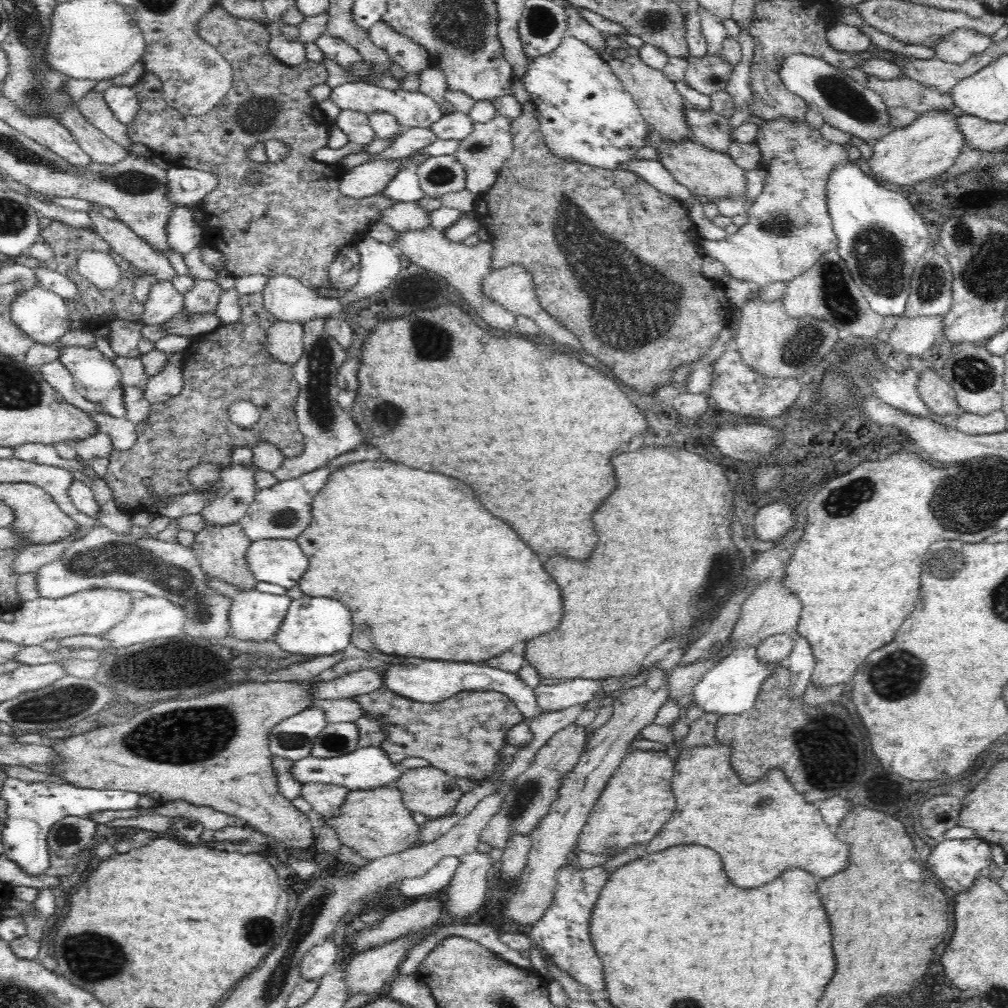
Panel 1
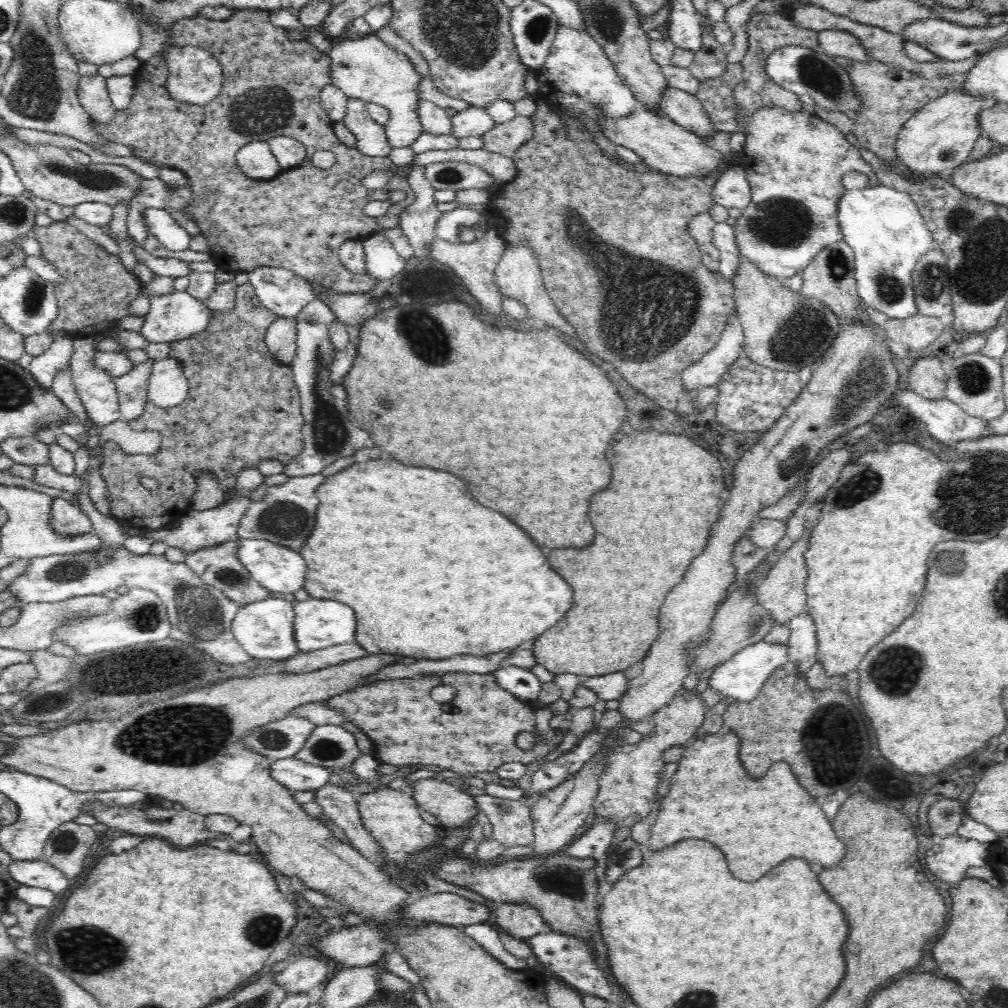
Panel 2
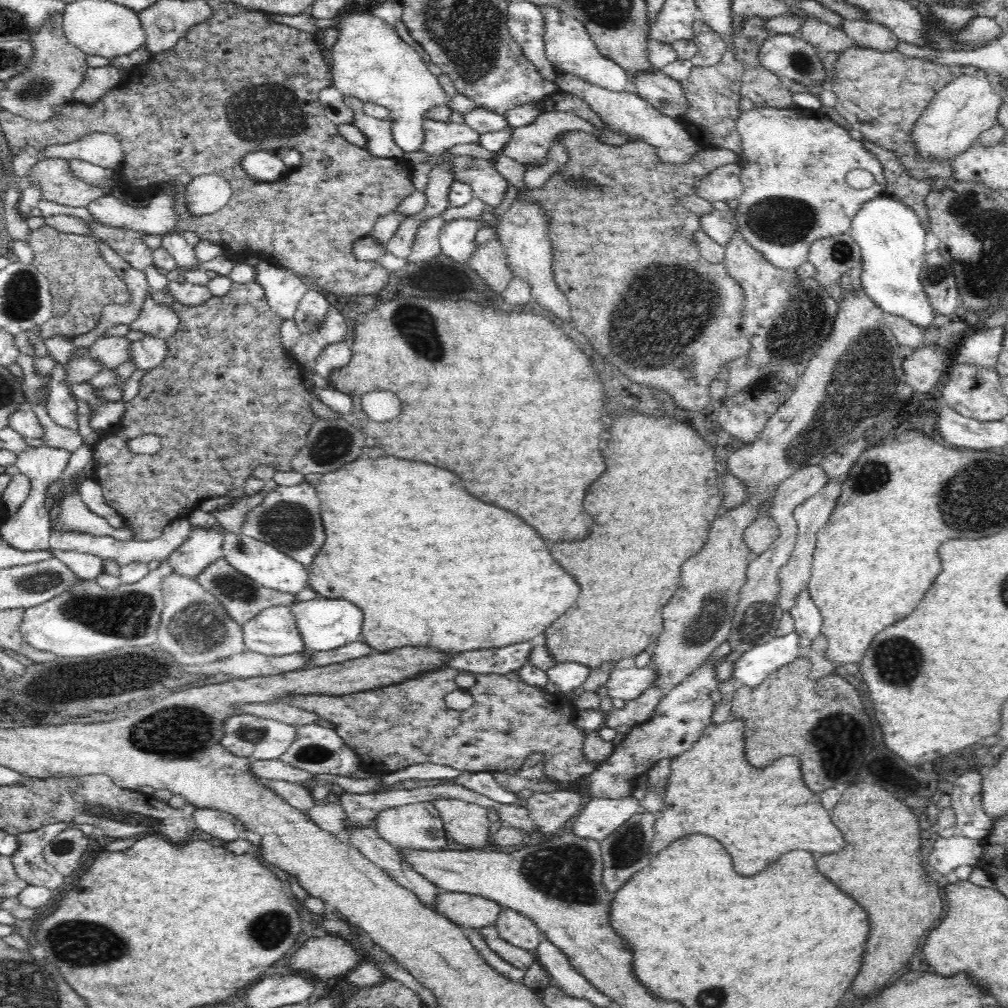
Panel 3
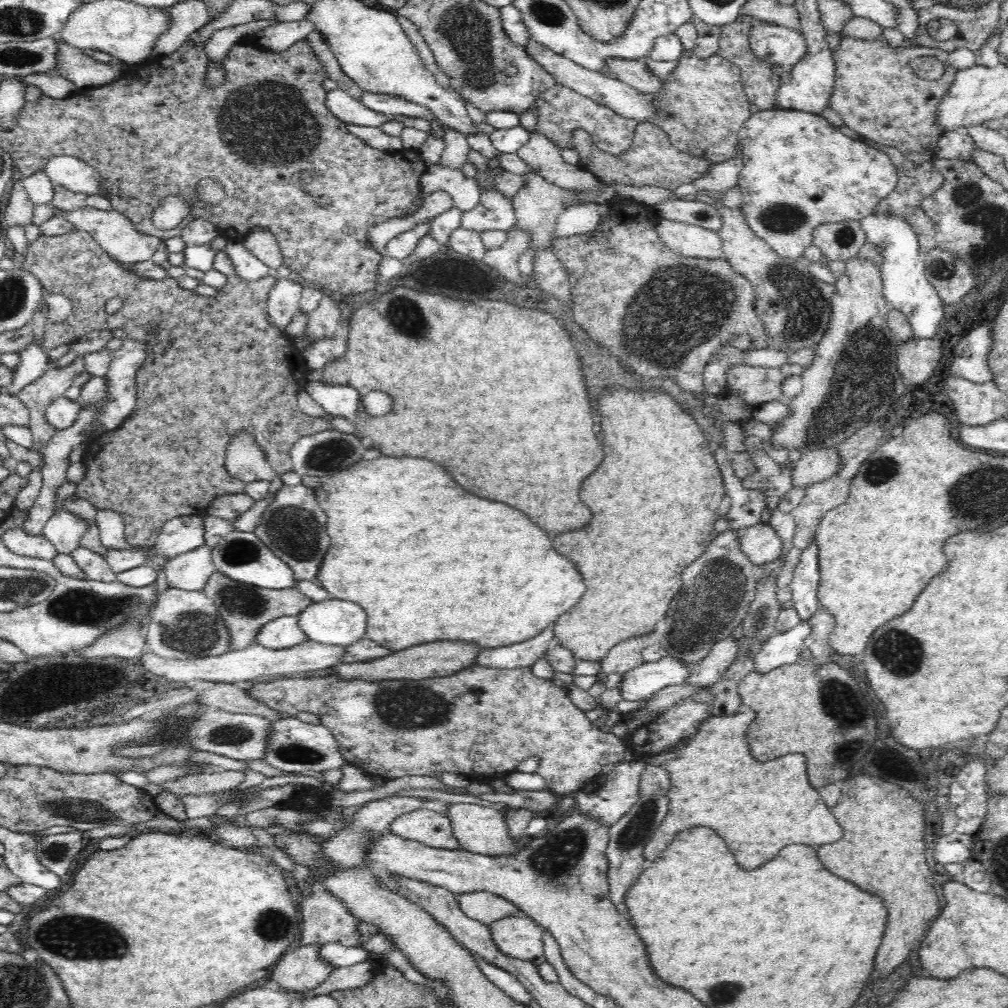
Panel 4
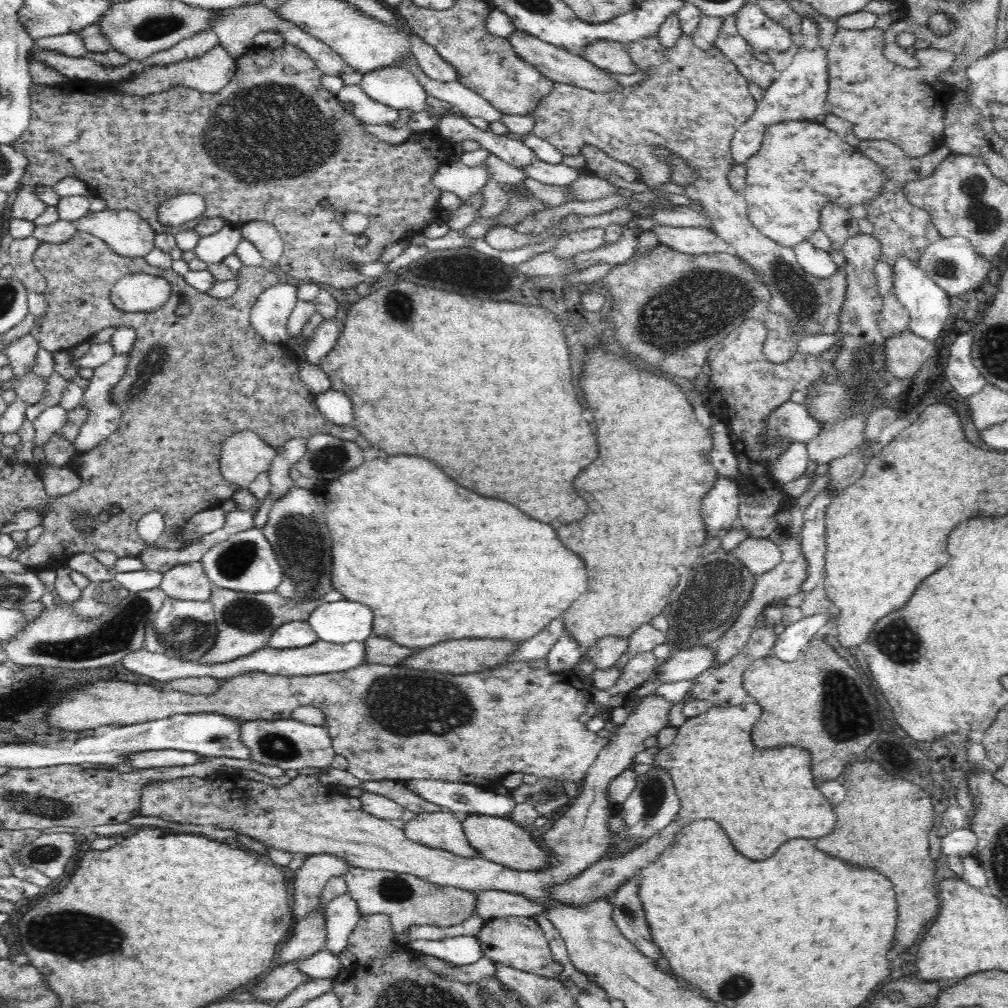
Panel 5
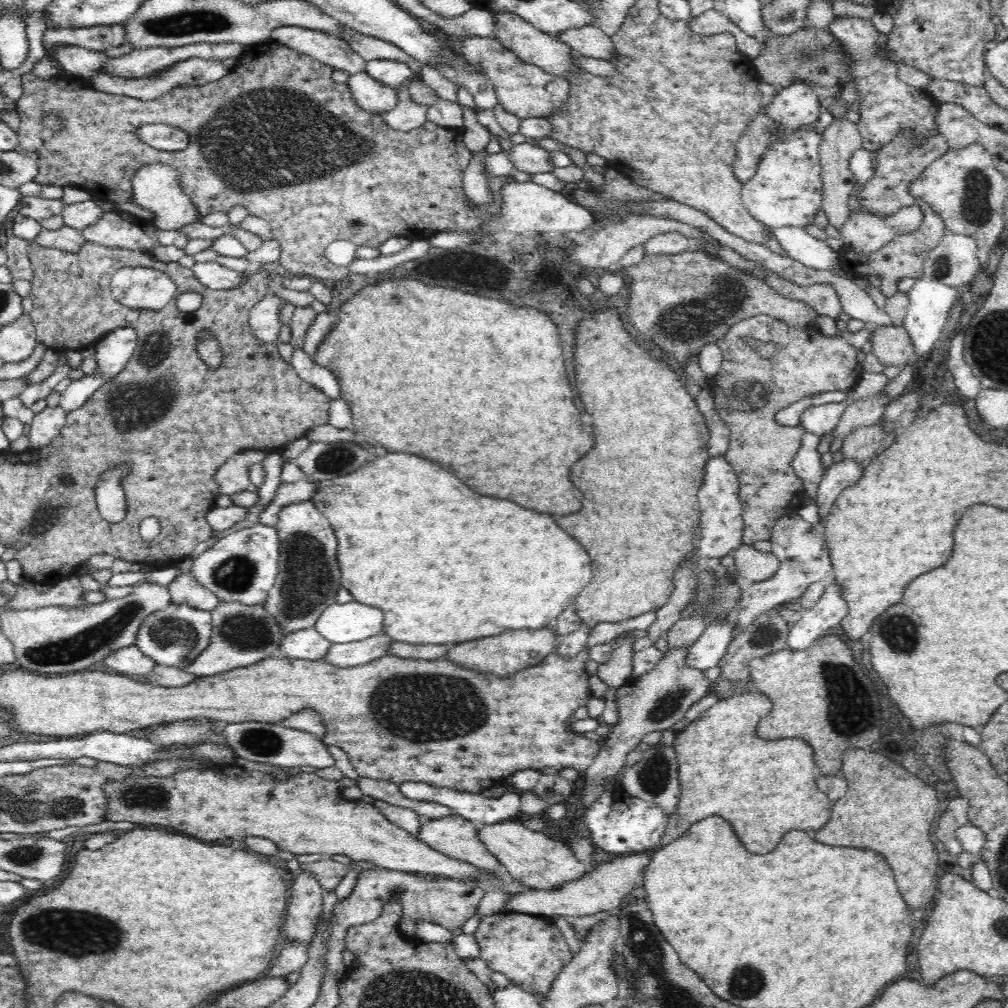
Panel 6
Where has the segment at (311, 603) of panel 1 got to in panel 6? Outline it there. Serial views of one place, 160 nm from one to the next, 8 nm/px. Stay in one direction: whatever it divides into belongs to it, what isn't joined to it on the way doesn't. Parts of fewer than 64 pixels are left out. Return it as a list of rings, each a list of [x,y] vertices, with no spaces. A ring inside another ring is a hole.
[[[358,602],[332,604],[315,622],[315,629],[333,643],[346,644],[366,640],[382,633],[384,612]]]

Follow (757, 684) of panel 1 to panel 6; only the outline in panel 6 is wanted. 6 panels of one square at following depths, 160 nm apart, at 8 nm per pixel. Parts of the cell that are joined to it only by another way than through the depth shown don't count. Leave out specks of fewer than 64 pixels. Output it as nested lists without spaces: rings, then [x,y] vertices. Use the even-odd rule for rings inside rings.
[[[835,580],[826,586],[826,592],[818,604],[810,610],[802,611],[802,616],[791,625],[786,646],[788,650],[810,648],[816,640],[839,624],[848,615],[848,603],[842,598],[840,587]]]

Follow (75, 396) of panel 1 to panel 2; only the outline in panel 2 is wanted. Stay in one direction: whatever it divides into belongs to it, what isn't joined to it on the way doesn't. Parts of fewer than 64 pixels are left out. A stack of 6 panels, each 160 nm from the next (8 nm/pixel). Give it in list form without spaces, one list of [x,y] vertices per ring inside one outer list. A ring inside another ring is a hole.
[[[59,338],[44,354],[32,358],[28,370],[45,390],[50,390],[60,370],[69,368],[72,354],[72,338]]]

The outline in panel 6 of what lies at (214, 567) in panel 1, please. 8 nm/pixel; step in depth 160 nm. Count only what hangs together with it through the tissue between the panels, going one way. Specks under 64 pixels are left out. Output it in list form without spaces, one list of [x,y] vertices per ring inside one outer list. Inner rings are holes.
[[[220,602],[212,615],[212,636],[210,644],[196,660],[185,669],[197,677],[214,676],[235,668],[247,667],[249,664],[266,658],[285,656],[279,647],[281,643],[282,625],[268,613],[262,604],[247,606],[240,602]]]

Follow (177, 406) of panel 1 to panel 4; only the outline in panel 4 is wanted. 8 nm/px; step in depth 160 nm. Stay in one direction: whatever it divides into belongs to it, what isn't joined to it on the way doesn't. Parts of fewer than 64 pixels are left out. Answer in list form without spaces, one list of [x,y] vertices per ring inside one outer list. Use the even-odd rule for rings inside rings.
[[[74,229],[73,231],[58,235],[50,236],[42,233],[34,242],[29,243],[25,252],[25,261],[23,267],[32,272],[36,278],[43,284],[43,288],[49,293],[58,293],[68,296],[72,300],[72,314],[60,323],[46,323],[44,332],[43,349],[49,351],[62,346],[62,344],[72,344],[88,332],[94,330],[114,330],[122,328],[128,338],[147,343],[147,358],[145,364],[138,369],[136,374],[135,386],[137,389],[137,400],[133,408],[132,414],[117,429],[102,432],[99,436],[88,441],[84,458],[81,461],[87,466],[87,474],[84,480],[77,484],[76,497],[90,501],[97,509],[114,510],[121,513],[124,519],[124,534],[128,544],[134,546],[151,546],[158,540],[162,526],[168,520],[176,516],[188,515],[204,515],[207,512],[208,505],[215,496],[225,494],[240,494],[245,492],[247,483],[232,477],[225,468],[226,452],[228,452],[228,444],[240,434],[240,432],[250,432],[255,438],[256,444],[264,451],[270,467],[281,475],[293,470],[291,462],[292,445],[304,436],[312,436],[318,432],[332,429],[330,421],[324,417],[312,417],[306,415],[300,407],[298,407],[297,396],[303,390],[307,383],[308,368],[303,358],[303,352],[296,349],[291,338],[288,338],[278,327],[273,326],[268,318],[267,300],[269,292],[272,290],[278,278],[274,273],[258,278],[258,280],[238,280],[238,292],[236,290],[220,290],[214,297],[200,296],[188,290],[180,288],[177,279],[162,278],[162,280],[150,280],[149,278],[140,278],[129,268],[122,268],[120,262],[114,262],[114,259],[92,238],[89,232]],[[112,298],[121,298],[123,305],[116,314],[108,314],[105,311],[106,303]]]

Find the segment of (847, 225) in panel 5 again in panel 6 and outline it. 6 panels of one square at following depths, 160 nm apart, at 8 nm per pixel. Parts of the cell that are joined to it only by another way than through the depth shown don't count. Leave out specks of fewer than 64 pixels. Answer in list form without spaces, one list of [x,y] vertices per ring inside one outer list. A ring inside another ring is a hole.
[[[844,115],[842,118],[834,118],[822,133],[822,144],[820,144],[820,165],[822,165],[822,198],[821,209],[828,217],[829,224],[840,231],[840,228],[846,224],[850,216],[848,200],[850,192],[856,183],[856,177],[849,167],[849,160],[856,150],[863,147],[863,138],[854,122],[850,122]]]

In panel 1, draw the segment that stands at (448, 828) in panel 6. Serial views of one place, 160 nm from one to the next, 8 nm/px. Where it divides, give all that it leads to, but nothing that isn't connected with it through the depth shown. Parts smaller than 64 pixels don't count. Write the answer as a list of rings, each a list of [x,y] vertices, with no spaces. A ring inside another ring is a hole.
[[[393,785],[370,790],[348,791],[338,816],[326,817],[326,825],[338,834],[342,845],[374,861],[383,856],[416,847],[421,827],[413,820],[413,813],[404,807],[401,792]]]

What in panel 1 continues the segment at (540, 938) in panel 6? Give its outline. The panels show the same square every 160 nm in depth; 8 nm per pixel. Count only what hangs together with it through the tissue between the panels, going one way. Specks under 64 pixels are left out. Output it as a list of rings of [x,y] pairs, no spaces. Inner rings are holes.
[[[649,670],[644,684],[616,690],[609,695],[613,697],[613,713],[610,720],[590,733],[585,751],[578,764],[564,776],[560,786],[560,796],[550,806],[550,811],[530,836],[532,846],[525,870],[519,877],[518,888],[505,904],[504,918],[516,922],[520,926],[533,925],[544,914],[553,901],[556,886],[555,875],[572,859],[572,852],[579,840],[583,826],[588,822],[601,792],[606,788],[612,773],[624,760],[629,751],[629,744],[641,733],[641,730],[652,724],[658,710],[667,702],[669,670]]]

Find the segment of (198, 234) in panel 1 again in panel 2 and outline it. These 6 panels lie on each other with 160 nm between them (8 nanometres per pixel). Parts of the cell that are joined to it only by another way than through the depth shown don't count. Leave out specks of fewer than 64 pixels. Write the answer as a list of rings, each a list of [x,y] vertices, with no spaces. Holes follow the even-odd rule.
[[[146,208],[142,212],[148,230],[168,250],[189,250],[190,233],[166,209]]]

